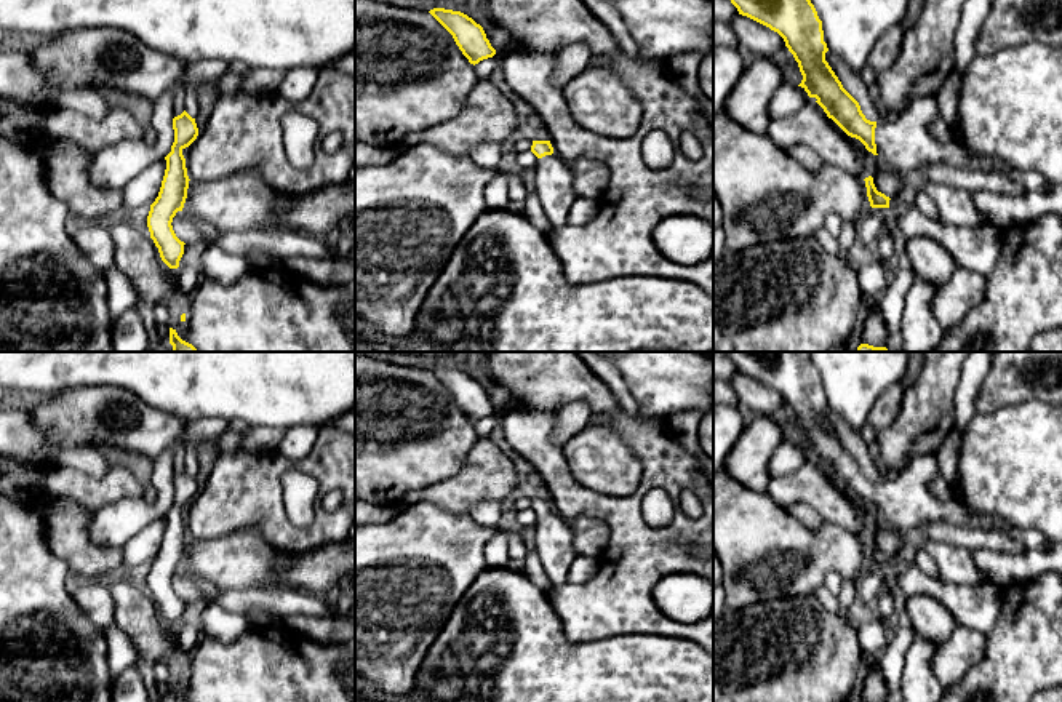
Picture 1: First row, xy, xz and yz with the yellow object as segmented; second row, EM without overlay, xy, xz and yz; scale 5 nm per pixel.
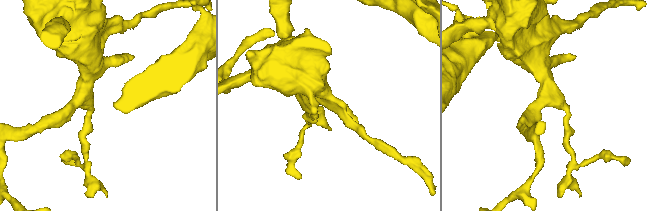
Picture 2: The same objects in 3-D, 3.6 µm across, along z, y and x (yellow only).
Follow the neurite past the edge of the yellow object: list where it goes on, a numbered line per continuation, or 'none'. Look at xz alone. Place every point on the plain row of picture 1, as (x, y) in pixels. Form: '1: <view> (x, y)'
1: xz (554, 544)

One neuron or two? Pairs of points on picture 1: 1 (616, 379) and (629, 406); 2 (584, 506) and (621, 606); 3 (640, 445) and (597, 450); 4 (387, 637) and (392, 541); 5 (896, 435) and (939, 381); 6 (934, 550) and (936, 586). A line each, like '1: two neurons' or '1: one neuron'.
1: one neuron
2: one neuron
3: two neurons
4: one neuron
5: one neuron
6: two neurons

